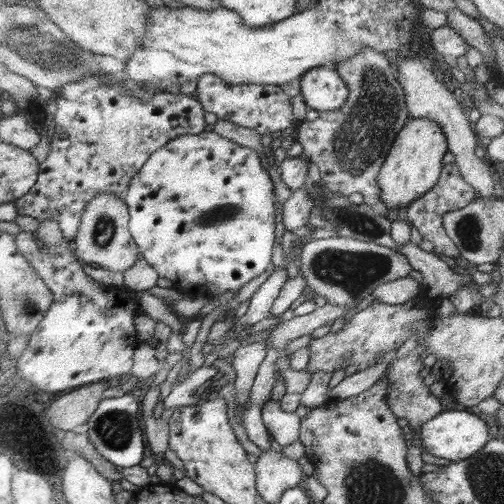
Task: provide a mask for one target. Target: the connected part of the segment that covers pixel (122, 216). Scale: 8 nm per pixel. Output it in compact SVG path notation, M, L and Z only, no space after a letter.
M98 194L83 211L81 229L73 240L78 257L91 266L113 272L124 273L129 270L139 259L139 246L131 234L129 220L131 220L131 216L129 216L129 208L127 208L125 200L117 198L115 194Z

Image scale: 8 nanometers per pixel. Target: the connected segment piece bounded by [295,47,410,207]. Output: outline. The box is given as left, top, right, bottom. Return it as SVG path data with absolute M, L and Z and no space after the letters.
M366 47L350 60L337 63L336 69L350 88L350 98L340 110L335 110L332 114L320 114L313 122L298 123L298 135L295 141L302 145L302 156L310 158L318 167L321 182L327 191L338 193L343 197L358 193L364 197L365 205L383 207L382 188L378 176L401 130L410 121L406 93L391 70L389 58L370 47Z

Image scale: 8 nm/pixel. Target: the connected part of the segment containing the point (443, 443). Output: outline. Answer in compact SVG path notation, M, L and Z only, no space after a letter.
M452 409L433 417L421 430L423 450L451 462L459 462L477 454L493 436L493 429L477 414Z

